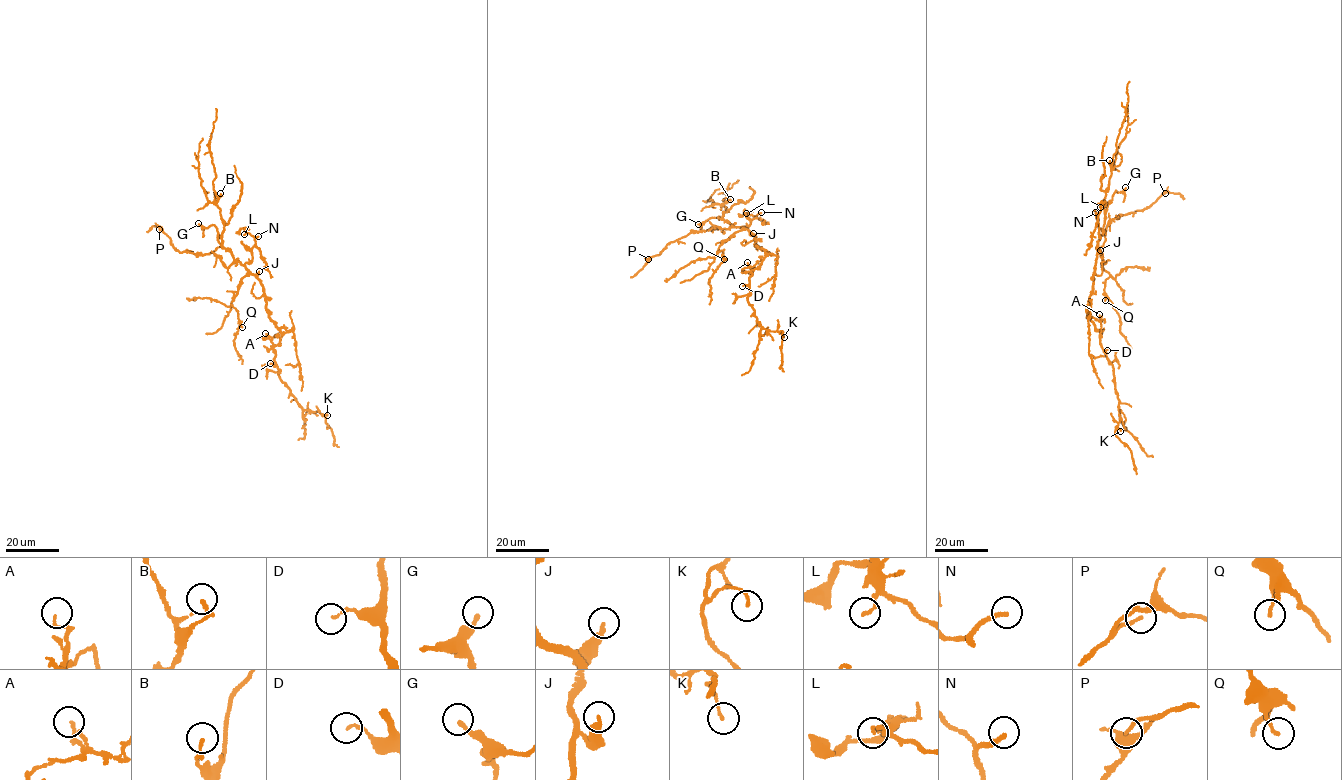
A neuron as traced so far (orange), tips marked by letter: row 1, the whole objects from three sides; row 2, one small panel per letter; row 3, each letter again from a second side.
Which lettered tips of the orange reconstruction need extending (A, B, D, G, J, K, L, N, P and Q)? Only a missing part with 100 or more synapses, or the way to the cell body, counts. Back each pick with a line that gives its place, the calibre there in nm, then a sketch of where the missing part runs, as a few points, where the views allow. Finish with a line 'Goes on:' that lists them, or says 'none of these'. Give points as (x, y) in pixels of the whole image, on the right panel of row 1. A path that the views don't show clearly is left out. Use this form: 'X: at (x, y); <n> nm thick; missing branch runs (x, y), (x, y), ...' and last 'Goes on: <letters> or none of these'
N: at (1095, 212); 200 nm thick; missing branch runs (1095, 212), (1090, 162), (1103, 145), (1102, 116), (1126, 60), (1117, 19), (1123, 5)
Goes on: N

